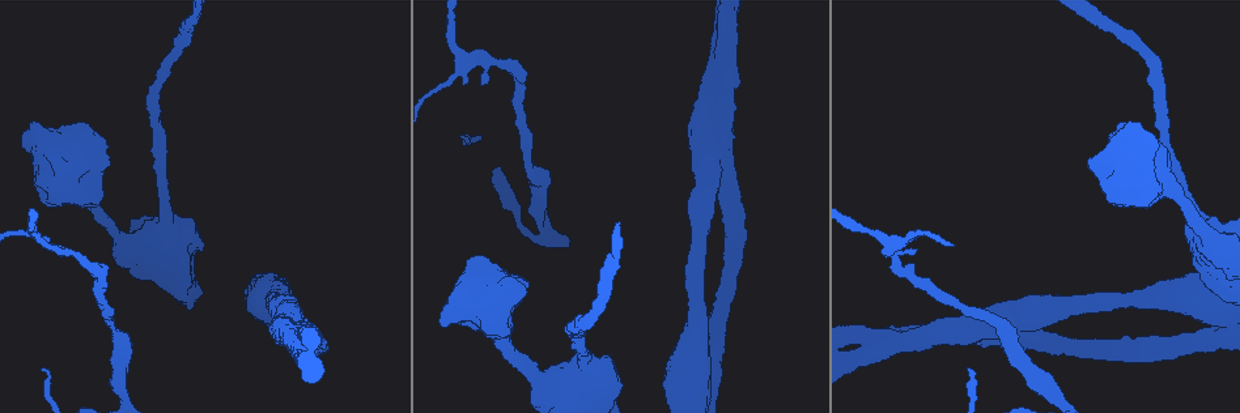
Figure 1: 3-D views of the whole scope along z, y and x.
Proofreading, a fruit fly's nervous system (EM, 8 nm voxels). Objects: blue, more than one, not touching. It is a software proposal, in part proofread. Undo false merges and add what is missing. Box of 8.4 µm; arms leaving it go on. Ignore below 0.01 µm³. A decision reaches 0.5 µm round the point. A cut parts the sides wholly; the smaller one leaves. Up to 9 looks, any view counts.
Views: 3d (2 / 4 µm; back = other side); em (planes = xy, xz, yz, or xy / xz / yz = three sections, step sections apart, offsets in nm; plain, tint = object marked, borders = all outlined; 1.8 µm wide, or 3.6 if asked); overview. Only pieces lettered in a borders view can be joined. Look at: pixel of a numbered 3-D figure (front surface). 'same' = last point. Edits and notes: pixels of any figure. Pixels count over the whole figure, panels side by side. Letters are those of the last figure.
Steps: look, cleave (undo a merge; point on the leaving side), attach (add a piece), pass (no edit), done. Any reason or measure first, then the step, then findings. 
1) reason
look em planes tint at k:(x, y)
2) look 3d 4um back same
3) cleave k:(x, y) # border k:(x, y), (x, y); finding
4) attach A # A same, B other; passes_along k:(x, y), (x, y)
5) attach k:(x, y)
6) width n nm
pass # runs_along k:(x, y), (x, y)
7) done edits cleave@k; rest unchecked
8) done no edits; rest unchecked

three-way junction
look 3d 2um at 1:(298, 345)

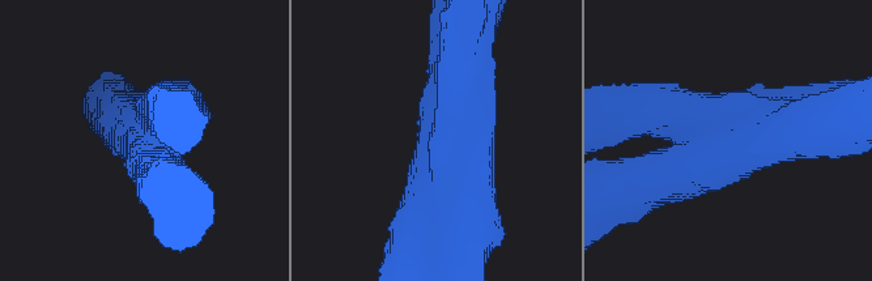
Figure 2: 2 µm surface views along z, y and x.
arms 3; arm_widths 340, 360, 440 nm; now the EM
look em xy step 16 tint at 2:(442, 155)

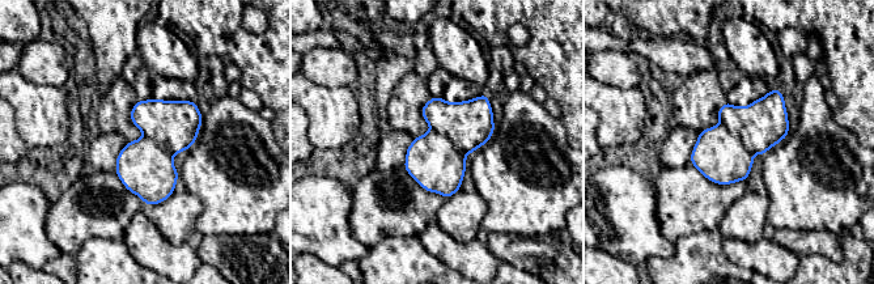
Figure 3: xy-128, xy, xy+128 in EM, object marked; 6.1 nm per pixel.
cut it another way
look em planes borders same

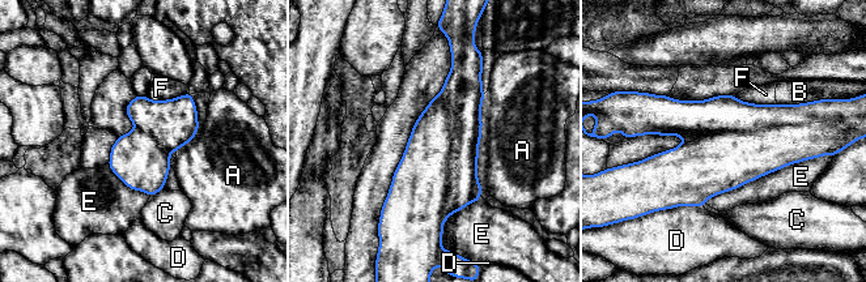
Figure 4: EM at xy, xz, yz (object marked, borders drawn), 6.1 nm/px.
width 360 nm
cleave 4:(725, 161) # A other, B other, C other, D other, E other, F other; border 4:(815, 118), (686, 140); two neurons meet here

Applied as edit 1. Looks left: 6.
redraw
look overview

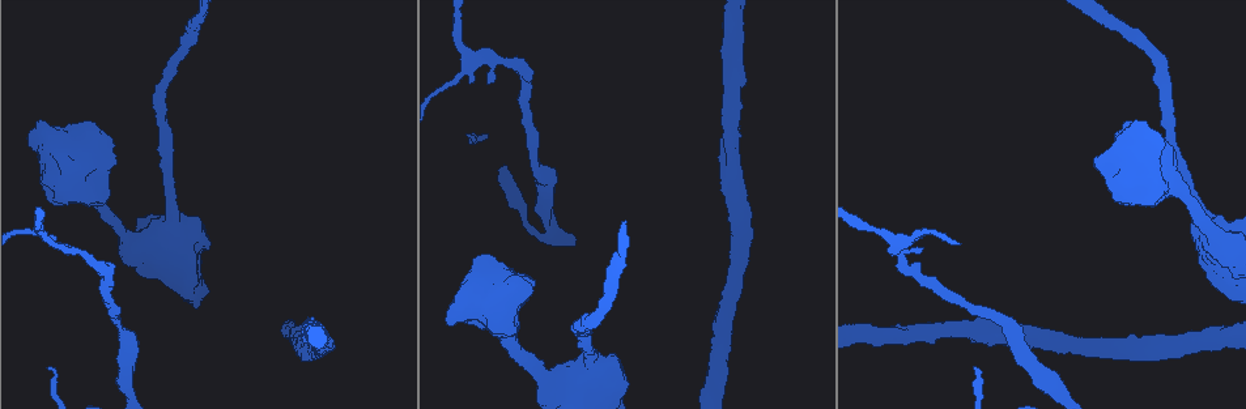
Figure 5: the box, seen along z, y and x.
branch point
look em xz step 4 plain at 5:(900, 249)

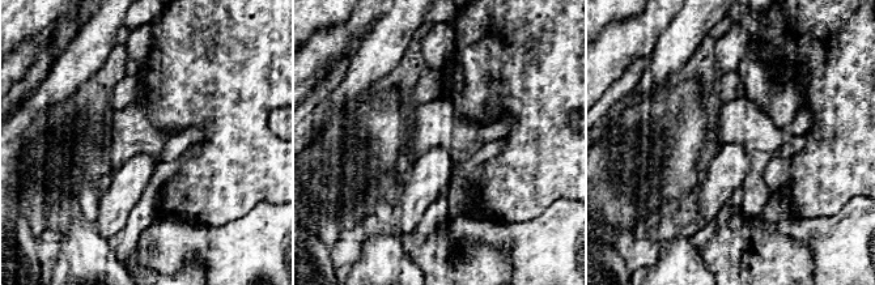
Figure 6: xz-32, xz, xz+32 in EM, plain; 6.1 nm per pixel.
with the object marked
look em xz step 4 tint same

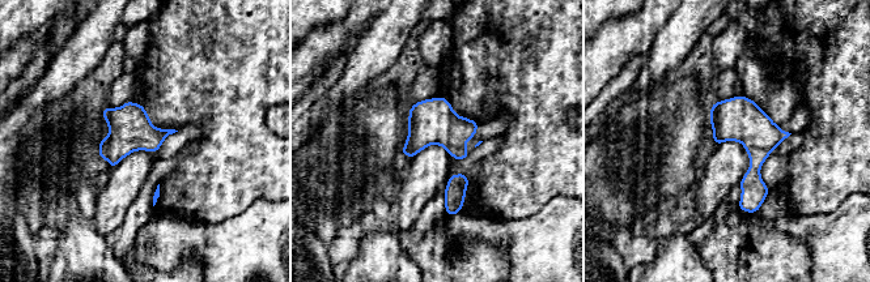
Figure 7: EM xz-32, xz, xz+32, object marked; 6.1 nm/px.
look em xz step 4 borders same

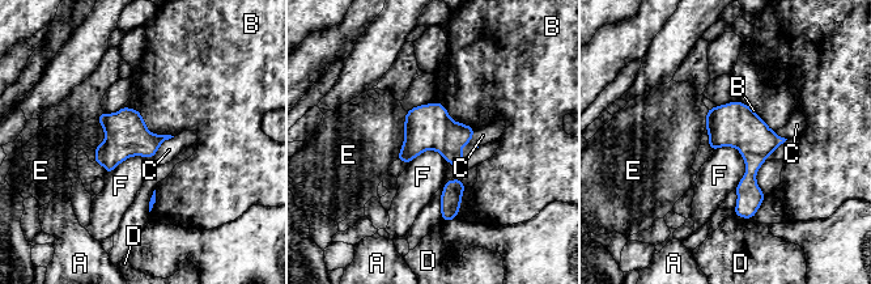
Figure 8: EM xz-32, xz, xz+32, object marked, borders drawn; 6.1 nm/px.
pass # A other, B other, C other, D other, E other, F other; all the same neuron

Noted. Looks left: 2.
calibre changes
look em 3.6um planes plain at 5:(470, 302)

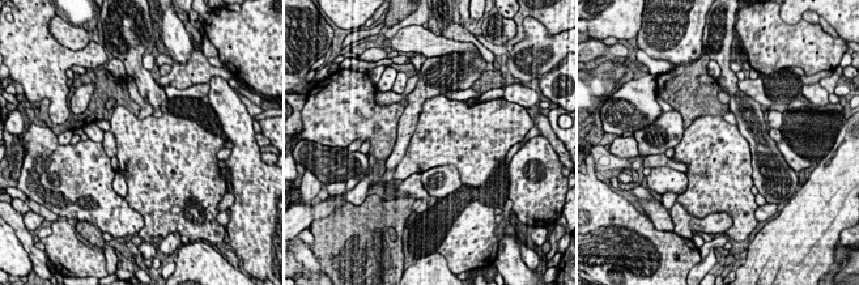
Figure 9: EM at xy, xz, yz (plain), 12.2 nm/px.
look em 3.6um planes borders same

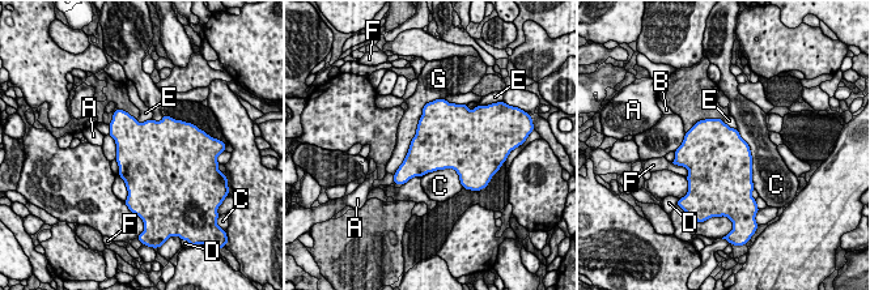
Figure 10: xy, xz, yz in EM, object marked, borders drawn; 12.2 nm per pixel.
pass # A other, B other, C other, D other, E other, F other, G other; all the same neuron

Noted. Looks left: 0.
done edits cleave@4; rest unchecked

